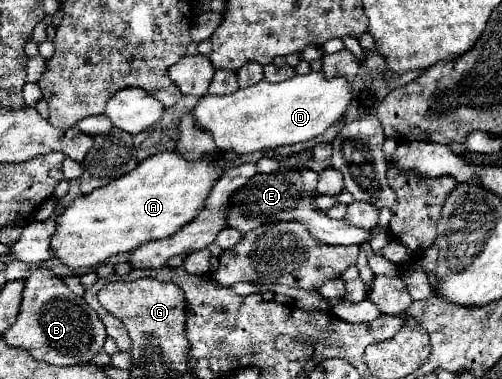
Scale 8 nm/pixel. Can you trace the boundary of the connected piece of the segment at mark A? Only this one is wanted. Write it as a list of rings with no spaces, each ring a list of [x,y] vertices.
[[[158,153],[154,157],[148,157],[146,161],[138,163],[138,167],[106,187],[94,189],[90,195],[82,195],[74,199],[62,215],[56,219],[56,231],[50,239],[50,249],[54,251],[54,257],[66,263],[74,275],[84,275],[98,263],[104,263],[112,255],[124,253],[124,251],[134,251],[136,247],[148,243],[148,241],[158,241],[174,235],[180,227],[190,223],[202,209],[204,199],[208,197],[212,185],[218,181],[222,173],[224,161],[220,155],[214,159],[202,159],[202,161],[186,161],[178,153]]]

